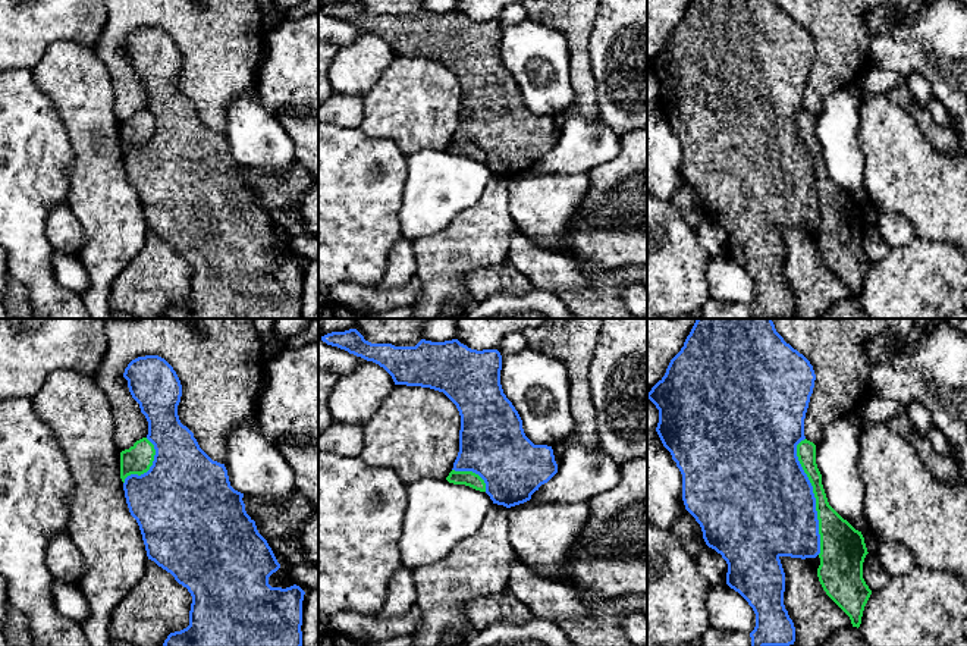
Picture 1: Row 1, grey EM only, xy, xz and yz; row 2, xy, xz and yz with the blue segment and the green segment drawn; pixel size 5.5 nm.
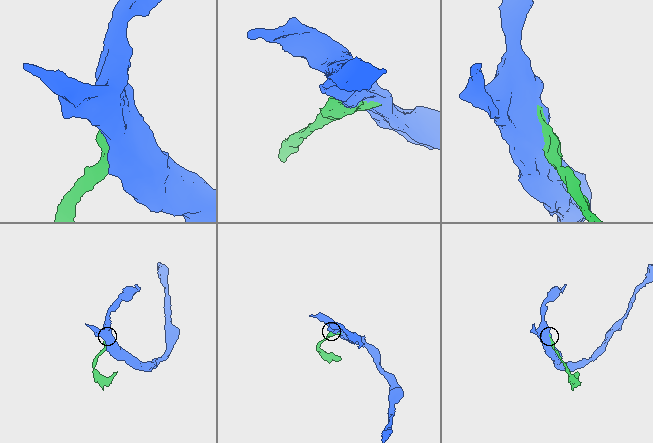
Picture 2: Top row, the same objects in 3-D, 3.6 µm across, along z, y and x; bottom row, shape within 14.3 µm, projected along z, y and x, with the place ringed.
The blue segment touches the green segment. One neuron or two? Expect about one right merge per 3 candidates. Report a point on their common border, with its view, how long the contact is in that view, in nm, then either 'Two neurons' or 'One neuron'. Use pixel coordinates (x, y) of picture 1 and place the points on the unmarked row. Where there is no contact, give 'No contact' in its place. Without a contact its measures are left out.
Touches blue at yz (813, 168). Shared border 650 nm. Two neurons

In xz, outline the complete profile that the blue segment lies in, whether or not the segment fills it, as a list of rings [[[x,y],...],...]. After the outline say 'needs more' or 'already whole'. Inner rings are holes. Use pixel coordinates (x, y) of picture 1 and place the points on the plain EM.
[[[357,0],[332,3],[321,7],[321,12],[379,35],[392,47],[395,56],[443,63],[461,87],[459,123],[452,141],[478,145],[493,175],[506,179],[524,175],[558,144],[552,117],[534,116],[525,107],[518,82],[503,65],[502,26],[497,21],[471,21],[458,10],[445,13],[421,10],[415,18],[371,15]]] | already whole

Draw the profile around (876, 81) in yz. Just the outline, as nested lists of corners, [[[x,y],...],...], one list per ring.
[[[872,65],[855,85],[864,98],[869,95],[888,95],[889,91],[902,84],[905,84],[905,78],[901,73]]]

